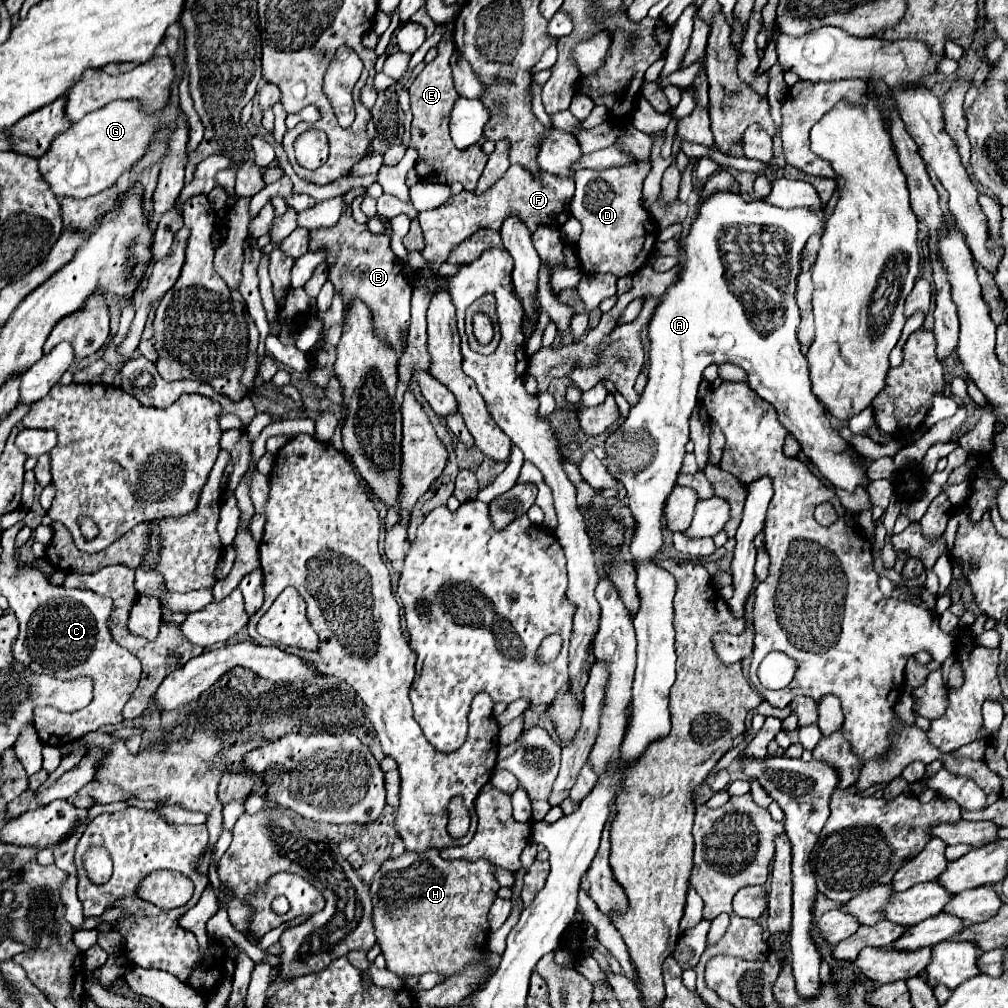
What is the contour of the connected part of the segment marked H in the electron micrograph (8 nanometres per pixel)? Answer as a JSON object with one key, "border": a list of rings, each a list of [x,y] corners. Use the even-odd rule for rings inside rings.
{"border":[[[437,848],[425,852],[403,852],[397,858],[385,860],[373,878],[371,896],[373,926],[381,952],[387,960],[387,968],[397,976],[421,976],[425,972],[439,972],[451,976],[463,970],[463,966],[471,964],[471,960],[485,960],[491,968],[495,968],[501,956],[491,954],[485,946],[489,934],[487,914],[499,890],[499,882],[493,872],[495,864],[489,860],[443,860]]]}

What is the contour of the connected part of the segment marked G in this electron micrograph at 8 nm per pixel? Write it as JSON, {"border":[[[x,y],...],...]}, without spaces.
{"border":[[[109,102],[57,134],[49,150],[37,158],[39,172],[55,198],[69,196],[81,200],[93,196],[111,188],[123,172],[131,170],[131,166],[143,158],[153,132],[155,126],[151,124],[149,114],[141,112],[137,102]]]}

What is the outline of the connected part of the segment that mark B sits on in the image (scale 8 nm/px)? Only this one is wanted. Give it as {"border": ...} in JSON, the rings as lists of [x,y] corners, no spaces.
{"border":[[[341,214],[335,226],[309,230],[309,252],[315,252],[319,248],[327,252],[329,282],[341,290],[345,304],[351,302],[351,296],[361,298],[373,312],[375,332],[381,338],[389,340],[393,350],[399,352],[399,338],[409,326],[413,288],[403,276],[403,266],[399,258],[389,248],[389,236],[375,236],[367,230],[367,226],[355,222],[353,216]]]}

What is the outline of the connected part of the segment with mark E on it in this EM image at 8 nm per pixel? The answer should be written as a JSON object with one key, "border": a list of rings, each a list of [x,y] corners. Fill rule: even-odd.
{"border":[[[441,42],[437,45],[438,55],[429,62],[423,72],[417,74],[415,82],[409,88],[409,100],[413,110],[413,124],[411,124],[411,146],[419,150],[419,160],[415,164],[423,182],[439,182],[439,184],[453,184],[461,182],[465,190],[475,190],[477,180],[487,164],[487,154],[479,146],[471,146],[465,152],[457,150],[451,136],[449,136],[449,112],[459,98],[453,88],[453,76],[449,58],[455,52],[453,42]]]}

